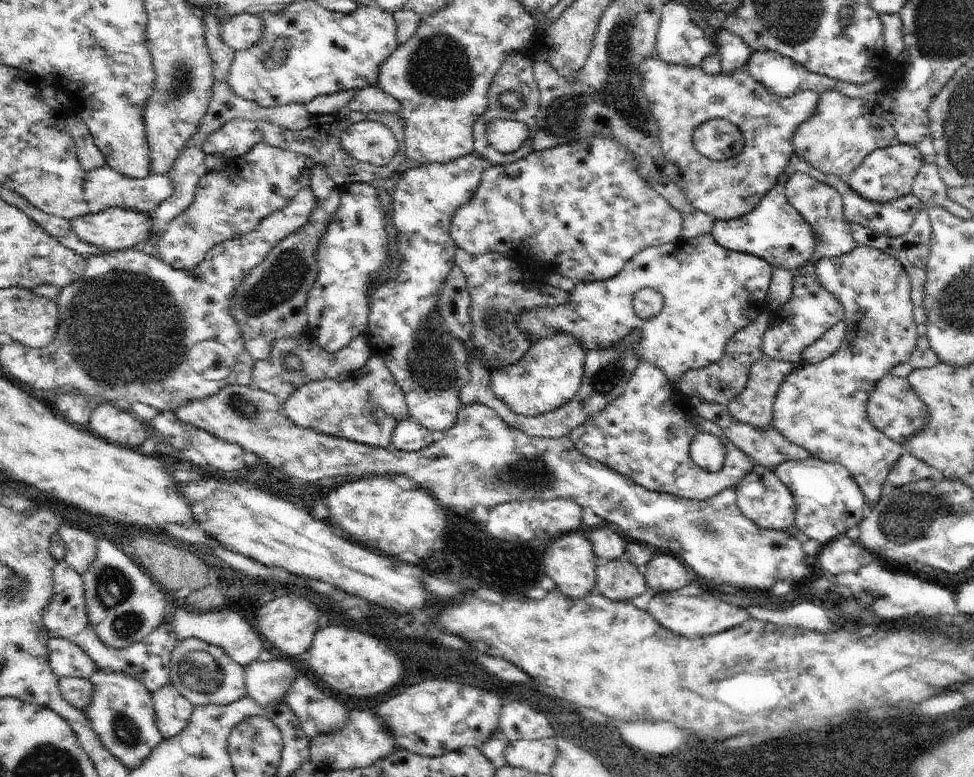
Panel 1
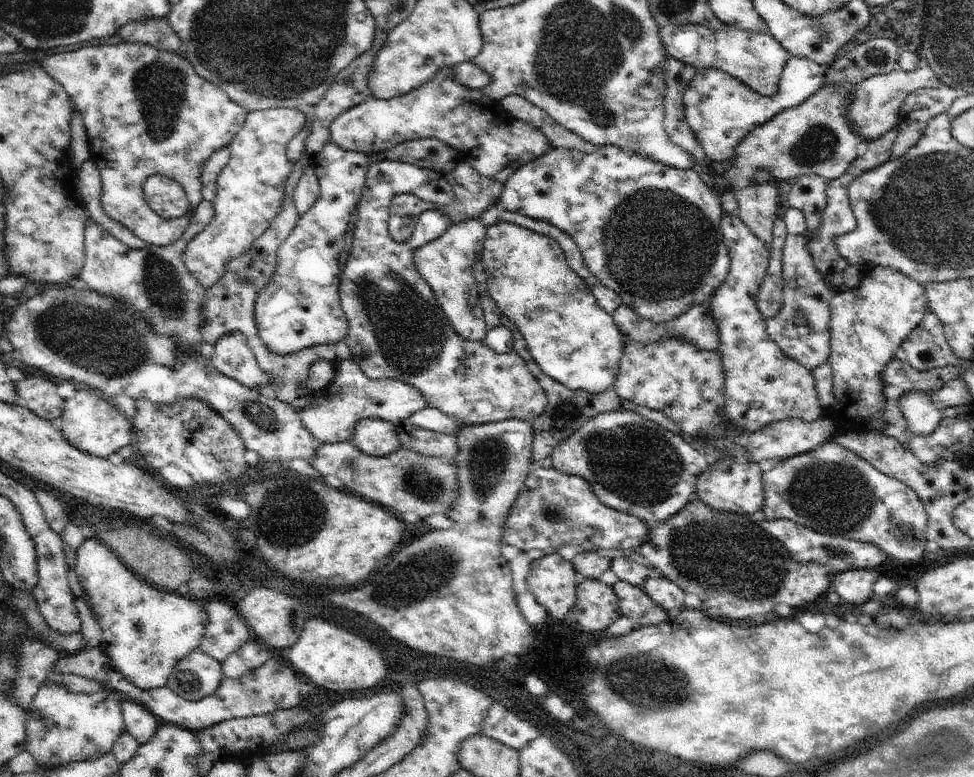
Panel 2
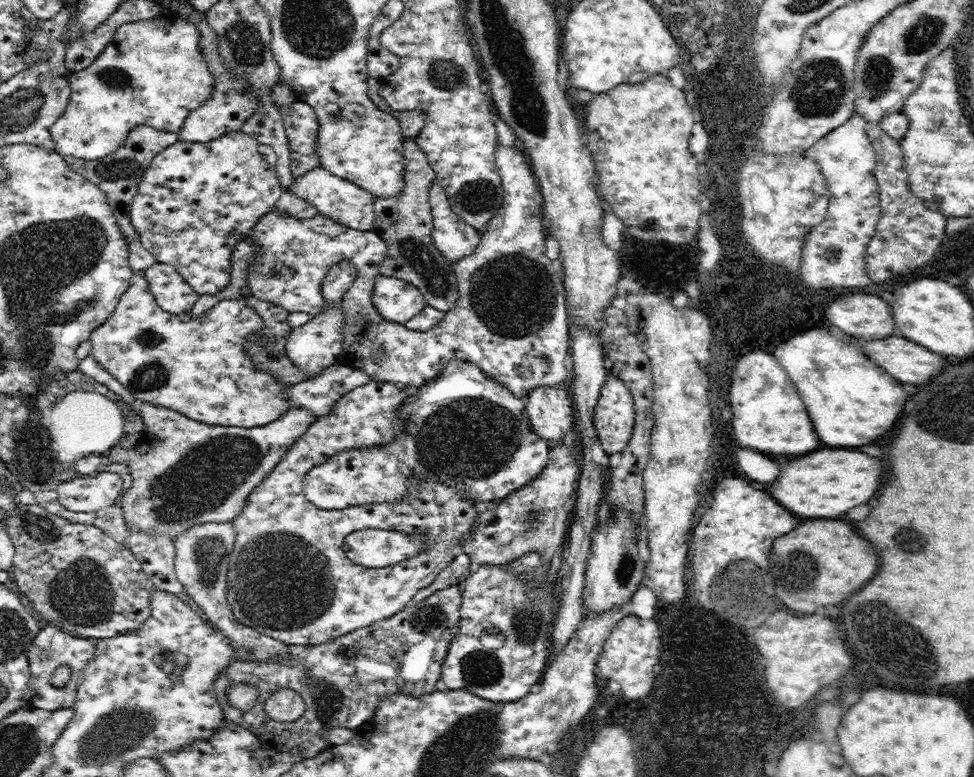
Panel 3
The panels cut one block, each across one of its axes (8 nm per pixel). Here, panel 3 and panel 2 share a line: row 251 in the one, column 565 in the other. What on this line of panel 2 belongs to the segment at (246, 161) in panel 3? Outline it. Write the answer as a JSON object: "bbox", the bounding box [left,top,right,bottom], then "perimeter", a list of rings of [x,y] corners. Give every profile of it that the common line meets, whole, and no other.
{"bbox":[495,146,731,322],"perimeter":[[[601,146],[591,154],[583,154],[581,150],[573,148],[573,150],[565,150],[565,148],[549,148],[541,158],[535,158],[533,162],[519,166],[509,180],[503,186],[503,192],[499,196],[499,200],[495,202],[499,210],[507,210],[507,212],[515,212],[539,222],[547,222],[555,228],[559,228],[561,232],[565,232],[569,238],[575,240],[577,248],[581,250],[581,260],[585,266],[589,266],[589,272],[599,280],[599,284],[603,284],[605,288],[613,290],[627,308],[631,308],[635,314],[639,314],[641,318],[645,318],[647,322],[671,322],[673,318],[689,312],[693,306],[703,306],[711,300],[711,294],[725,282],[725,276],[729,272],[731,266],[731,258],[729,252],[723,244],[723,234],[719,230],[719,222],[723,218],[723,210],[721,210],[721,196],[717,196],[717,192],[713,192],[711,188],[705,186],[705,182],[693,172],[693,170],[679,170],[675,166],[667,166],[663,162],[655,162],[649,156],[641,156],[637,152],[627,152],[621,150],[619,146]]]}

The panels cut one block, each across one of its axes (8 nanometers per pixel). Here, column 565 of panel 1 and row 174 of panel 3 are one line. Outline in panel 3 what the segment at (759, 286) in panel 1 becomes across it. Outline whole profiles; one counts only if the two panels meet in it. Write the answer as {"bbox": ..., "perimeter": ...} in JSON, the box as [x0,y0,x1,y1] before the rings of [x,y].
{"bbox":[286,168,376,232],"perimeter":[[[314,168],[310,172],[306,172],[304,176],[296,176],[292,180],[292,184],[286,188],[288,192],[292,192],[294,196],[302,198],[304,202],[310,202],[318,214],[328,216],[338,220],[340,224],[354,228],[354,230],[362,230],[362,232],[374,232],[374,224],[376,224],[376,212],[374,212],[374,204],[376,204],[376,196],[372,196],[368,190],[360,188],[358,184],[338,178],[332,172],[324,170],[324,168]]]}

